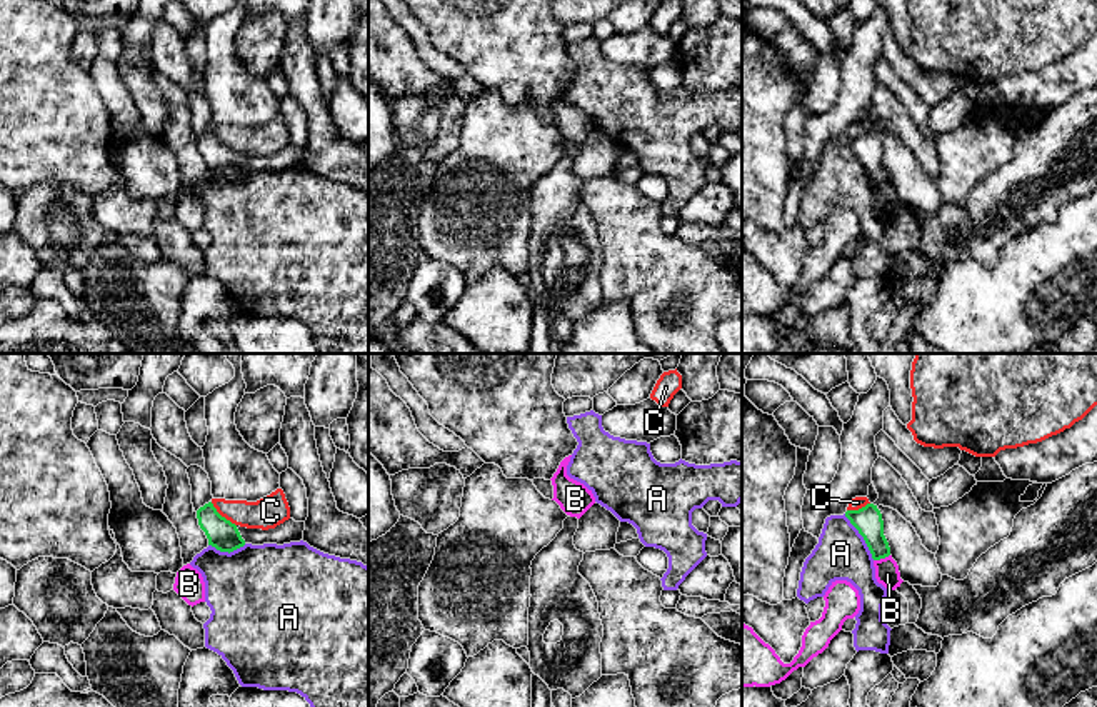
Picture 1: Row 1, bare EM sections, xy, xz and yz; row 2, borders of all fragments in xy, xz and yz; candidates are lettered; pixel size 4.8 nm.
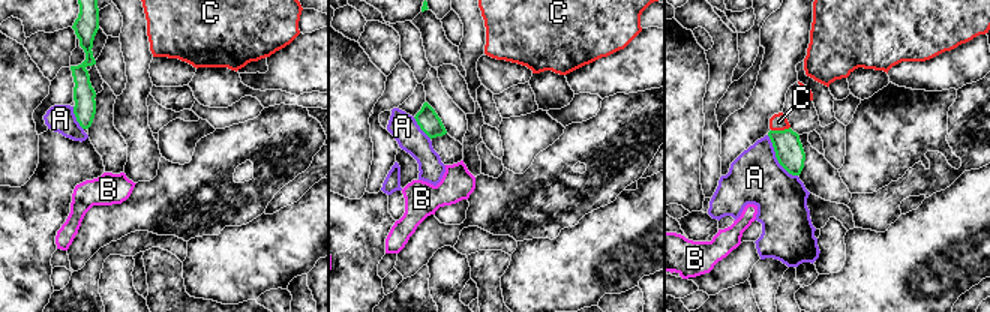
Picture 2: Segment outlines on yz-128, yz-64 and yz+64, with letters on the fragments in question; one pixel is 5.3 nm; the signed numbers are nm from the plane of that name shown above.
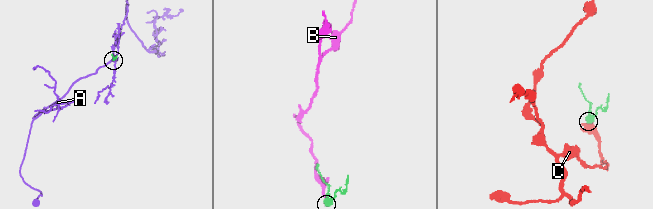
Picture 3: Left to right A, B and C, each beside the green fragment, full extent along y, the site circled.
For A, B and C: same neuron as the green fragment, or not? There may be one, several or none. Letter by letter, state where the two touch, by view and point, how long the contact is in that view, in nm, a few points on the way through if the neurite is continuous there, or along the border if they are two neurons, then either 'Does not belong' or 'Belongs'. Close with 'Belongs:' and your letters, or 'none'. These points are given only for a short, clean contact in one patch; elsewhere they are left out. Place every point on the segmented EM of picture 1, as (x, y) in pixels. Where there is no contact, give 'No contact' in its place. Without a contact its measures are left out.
A: Touches green at yz (862, 536). Shared border 260 nm. Does not belong
B: Touches green at yz (881, 557). Shared border 90 nm. Boundary: yz (889, 554), (874, 561). Does not belong
C: Touches green at xy (220, 516). Shared border 170 nm. Boundary: xy (210, 502), (235, 526). Does not belong
Belongs: none

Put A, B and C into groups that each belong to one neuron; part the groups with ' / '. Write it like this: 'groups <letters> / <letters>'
groups A / B / C

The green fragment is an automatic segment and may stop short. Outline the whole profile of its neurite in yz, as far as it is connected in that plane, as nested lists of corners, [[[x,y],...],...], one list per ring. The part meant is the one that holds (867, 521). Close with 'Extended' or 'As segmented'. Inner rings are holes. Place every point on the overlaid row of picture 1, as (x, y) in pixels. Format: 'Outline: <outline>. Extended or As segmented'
Outline: [[[867,504],[859,510],[847,510],[845,517],[864,537],[874,560],[880,560],[890,555],[890,547],[884,535],[882,514],[877,505]]]. As segmented

